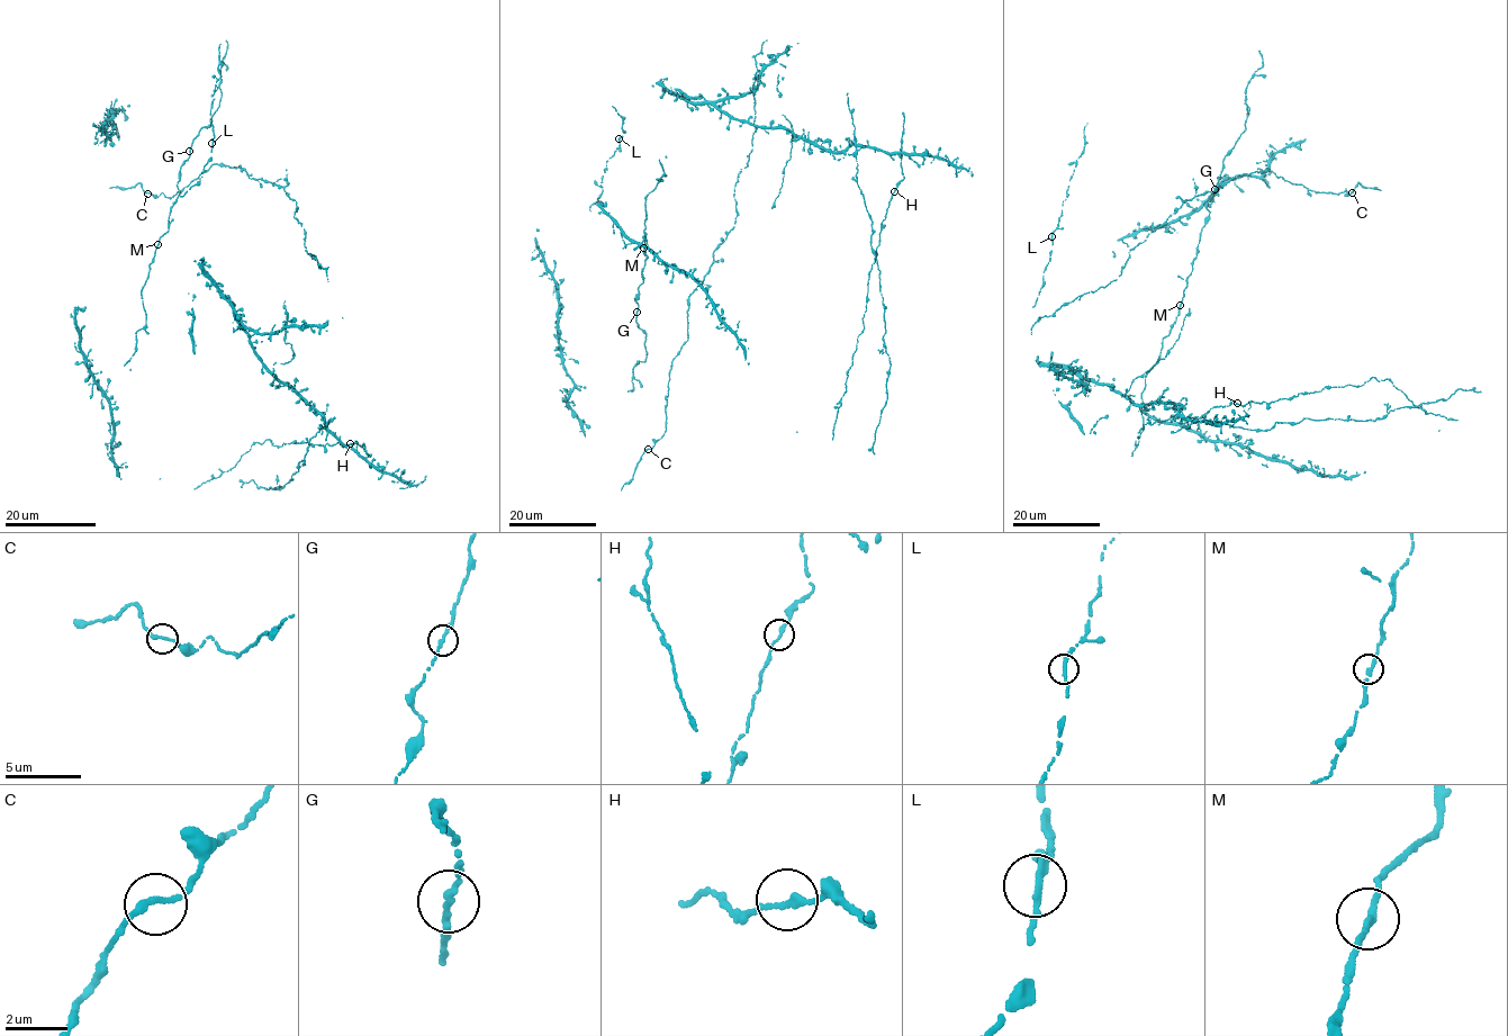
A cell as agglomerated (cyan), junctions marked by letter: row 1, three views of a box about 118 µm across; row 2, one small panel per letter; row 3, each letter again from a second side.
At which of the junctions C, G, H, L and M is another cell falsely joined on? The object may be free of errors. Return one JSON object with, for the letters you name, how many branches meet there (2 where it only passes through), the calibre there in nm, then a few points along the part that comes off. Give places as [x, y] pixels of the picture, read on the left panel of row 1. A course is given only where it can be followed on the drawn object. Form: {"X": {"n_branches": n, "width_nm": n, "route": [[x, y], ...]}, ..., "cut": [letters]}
{"cut": []}

